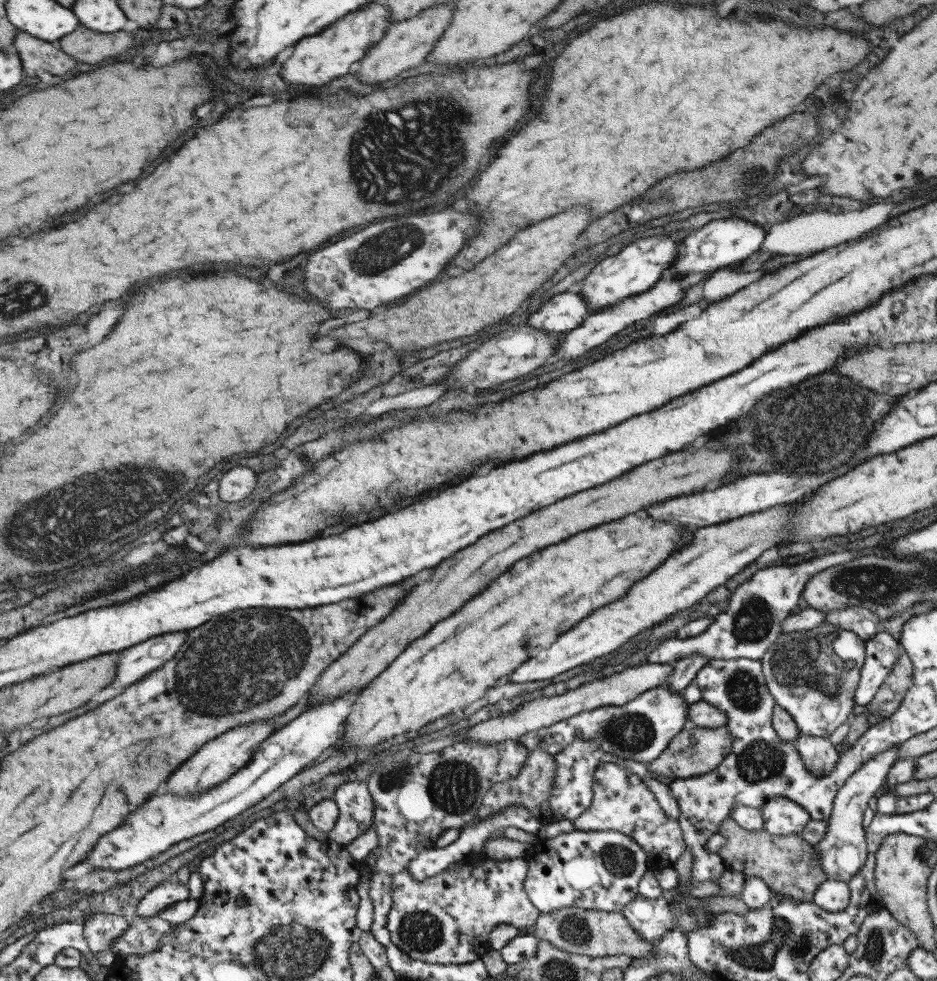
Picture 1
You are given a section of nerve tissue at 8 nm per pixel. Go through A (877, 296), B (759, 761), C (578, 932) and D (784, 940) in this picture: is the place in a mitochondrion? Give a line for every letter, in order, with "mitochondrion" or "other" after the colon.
A: other
B: mitochondrion
C: mitochondrion
D: mitochondrion

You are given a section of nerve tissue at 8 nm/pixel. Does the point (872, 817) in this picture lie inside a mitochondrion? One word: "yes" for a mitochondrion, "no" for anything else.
no

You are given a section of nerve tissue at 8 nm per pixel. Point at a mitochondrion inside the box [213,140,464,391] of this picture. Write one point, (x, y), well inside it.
(388, 246)

